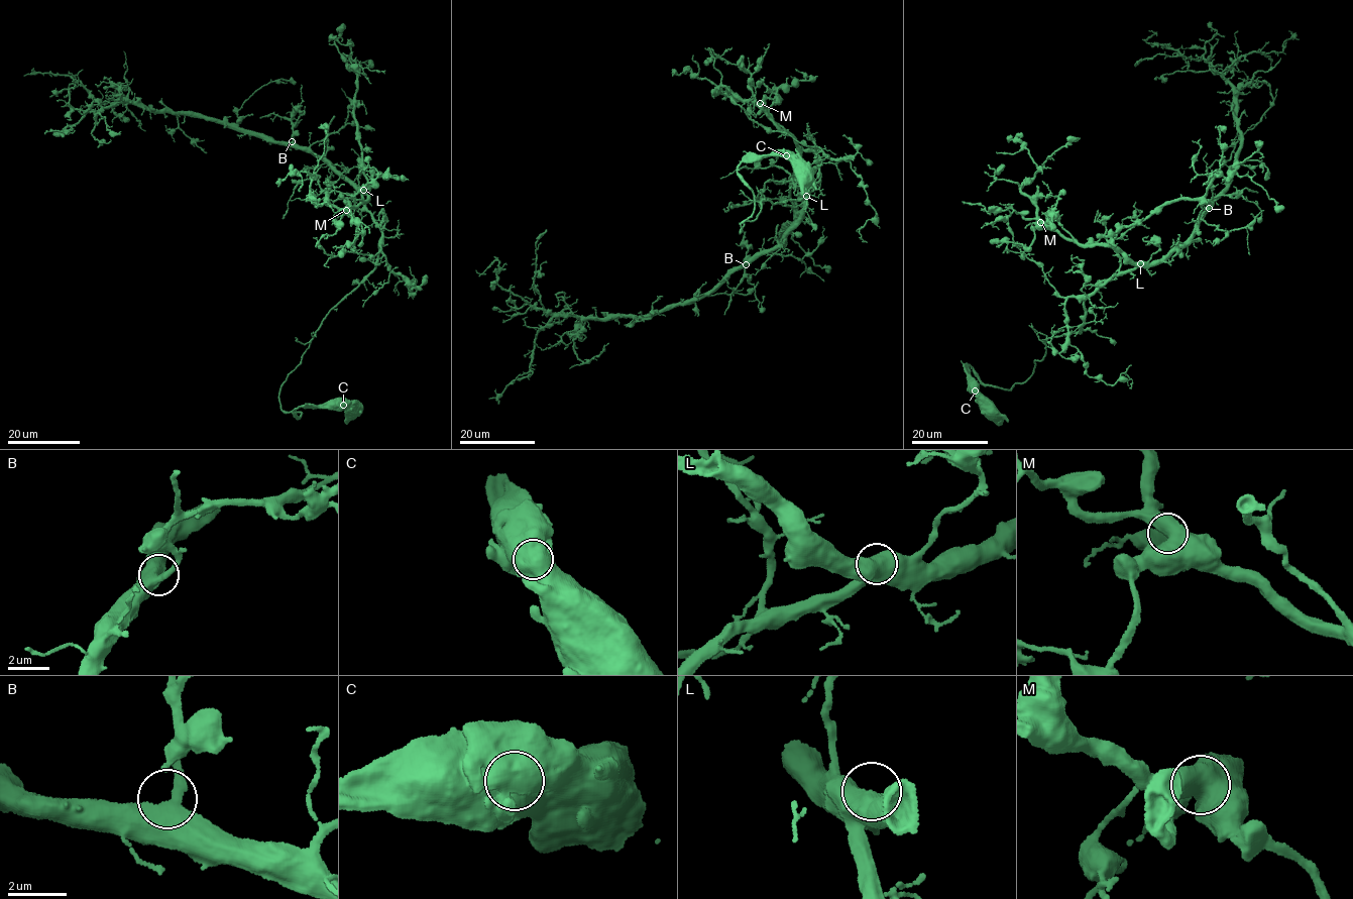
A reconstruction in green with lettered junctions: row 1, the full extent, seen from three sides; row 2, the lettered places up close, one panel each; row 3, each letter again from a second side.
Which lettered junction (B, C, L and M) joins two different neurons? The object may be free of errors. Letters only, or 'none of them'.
none of them

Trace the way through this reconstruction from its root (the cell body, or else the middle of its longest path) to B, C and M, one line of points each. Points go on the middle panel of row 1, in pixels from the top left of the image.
B: (803, 172), (741, 162), (740, 233), (820, 163), (800, 223), (746, 264)
C: (803, 172), (786, 156)
M: (803, 172), (741, 162), (740, 233), (819, 178), (805, 196), (797, 141), (760, 103)

